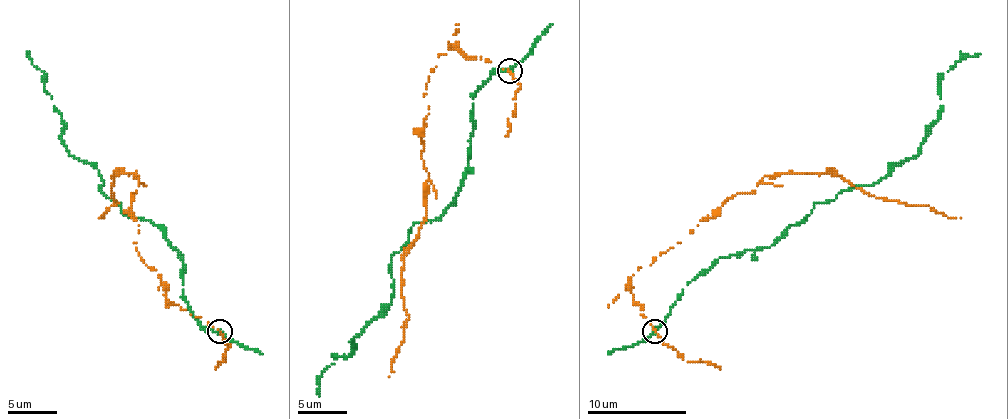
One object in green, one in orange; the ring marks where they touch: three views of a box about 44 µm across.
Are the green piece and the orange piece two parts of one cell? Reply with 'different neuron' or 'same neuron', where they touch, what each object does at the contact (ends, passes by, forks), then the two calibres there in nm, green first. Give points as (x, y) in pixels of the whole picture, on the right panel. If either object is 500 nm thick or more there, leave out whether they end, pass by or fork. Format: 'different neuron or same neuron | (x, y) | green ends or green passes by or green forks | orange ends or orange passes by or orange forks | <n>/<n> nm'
different neuron | (655, 331) | green passes by | orange ends | 260/200 nm

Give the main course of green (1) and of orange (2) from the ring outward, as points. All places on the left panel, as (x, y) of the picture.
1: (220, 332), (205, 329), (183, 294), (173, 247), (148, 220), (123, 215), (94, 165), (74, 158), (29, 54)
2: (220, 332), (168, 299), (133, 242), (136, 173), (114, 178), (111, 198), (118, 203), (99, 218)

